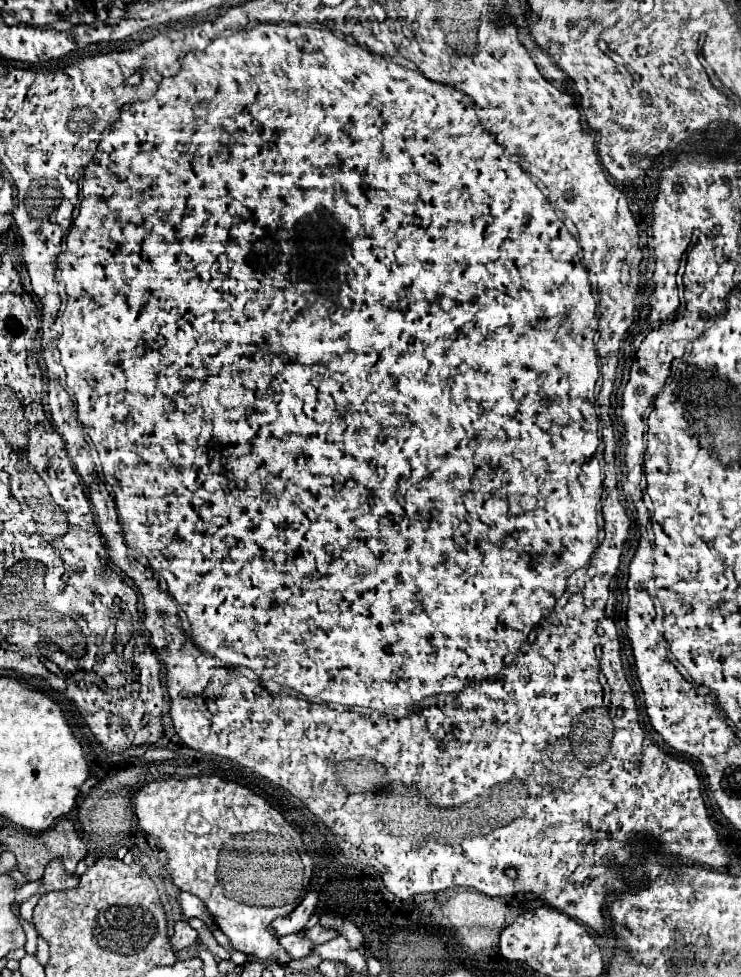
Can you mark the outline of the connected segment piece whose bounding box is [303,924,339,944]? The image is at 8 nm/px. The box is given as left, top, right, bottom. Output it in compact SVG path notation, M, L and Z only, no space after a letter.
M317 924L317 926L309 928L309 930L303 930L303 936L305 936L307 940L311 940L313 944L323 944L323 942L327 942L329 938L335 938L335 936L339 936L339 934L333 934L333 930L325 930L325 928L321 928L321 926Z

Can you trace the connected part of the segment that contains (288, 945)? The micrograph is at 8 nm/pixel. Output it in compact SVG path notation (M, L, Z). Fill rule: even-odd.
M297 932L297 934L289 934L289 936L281 938L279 944L285 948L285 952L289 954L289 958L293 958L293 960L307 956L309 950L313 948L311 942L305 942L305 938L301 938L301 932Z

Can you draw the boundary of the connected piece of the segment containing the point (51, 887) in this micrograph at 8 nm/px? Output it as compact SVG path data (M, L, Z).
M53 862L53 866L49 866L49 870L45 870L45 878L41 880L37 894L71 890L77 884L79 884L79 878L75 878L73 874L65 874L65 870L61 870L61 862Z

